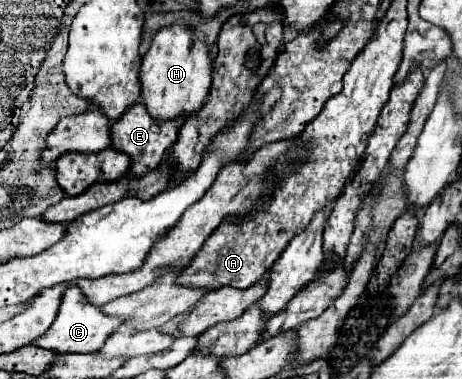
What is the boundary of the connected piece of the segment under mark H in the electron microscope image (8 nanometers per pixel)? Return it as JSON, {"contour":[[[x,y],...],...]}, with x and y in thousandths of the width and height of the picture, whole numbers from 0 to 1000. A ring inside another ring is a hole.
{"contour":[[[372,66],[338,87],[325,129],[307,150],[303,224],[307,272],[338,319],[372,319],[381,309],[407,309],[424,298],[455,240],[459,224],[459,150],[446,119],[429,103],[416,108],[416,82],[398,66]]]}

